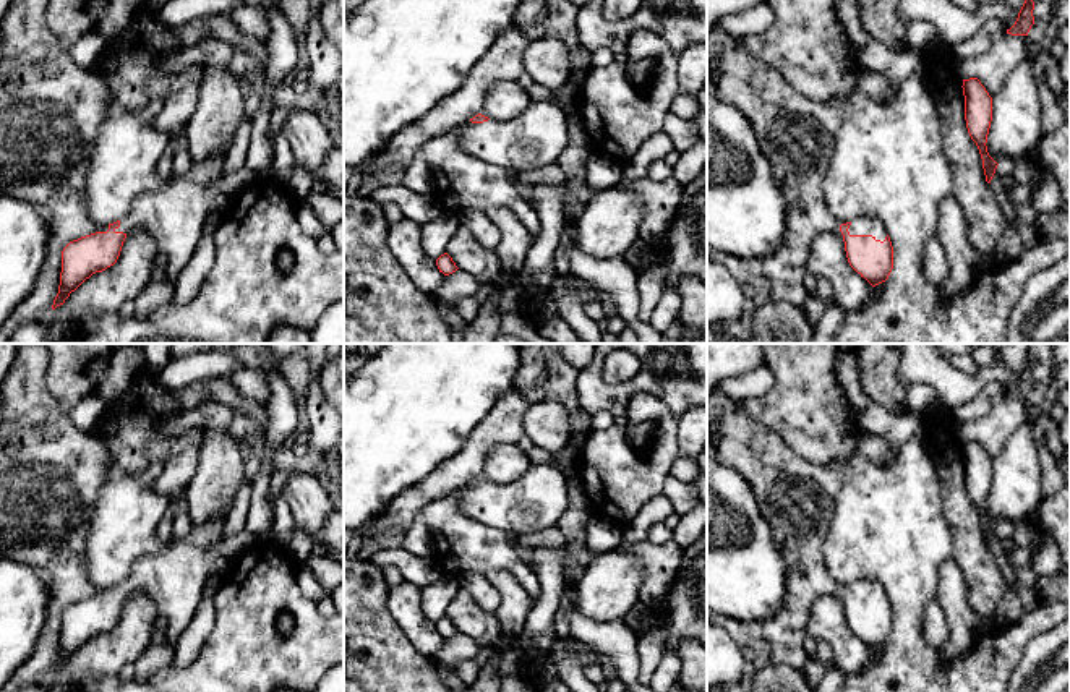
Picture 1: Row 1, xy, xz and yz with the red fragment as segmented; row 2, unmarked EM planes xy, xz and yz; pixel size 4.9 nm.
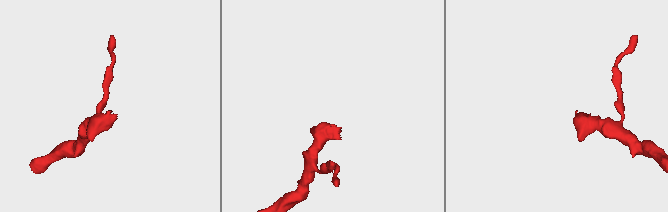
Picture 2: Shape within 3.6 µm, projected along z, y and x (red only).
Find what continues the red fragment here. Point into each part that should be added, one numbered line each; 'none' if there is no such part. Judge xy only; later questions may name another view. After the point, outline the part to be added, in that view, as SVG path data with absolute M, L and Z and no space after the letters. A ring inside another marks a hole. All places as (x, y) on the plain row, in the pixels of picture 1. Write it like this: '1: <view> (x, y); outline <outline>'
1: xy (174, 579); outline M225 519L191 527L182 538L172 538L160 553L139 557L115 595L143 592L165 621L160 640L172 645L190 626L204 587L214 572L227 572L232 561L217 549Z

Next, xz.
1: xz (535, 501); outline M532 463L519 480L507 485L467 485L462 488L460 496L460 510L475 522L483 523L488 528L516 533L519 536L558 525L567 507L567 480L558 468L546 463Z

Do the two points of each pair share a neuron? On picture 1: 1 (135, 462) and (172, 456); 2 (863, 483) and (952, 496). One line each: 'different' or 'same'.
1: same
2: different

